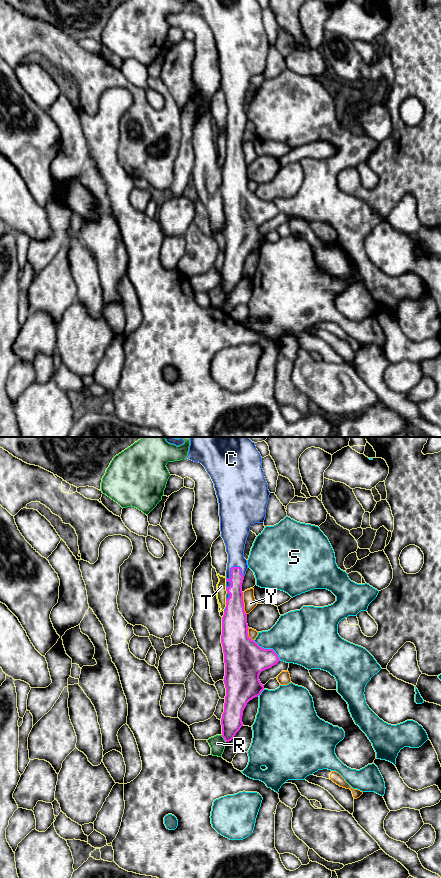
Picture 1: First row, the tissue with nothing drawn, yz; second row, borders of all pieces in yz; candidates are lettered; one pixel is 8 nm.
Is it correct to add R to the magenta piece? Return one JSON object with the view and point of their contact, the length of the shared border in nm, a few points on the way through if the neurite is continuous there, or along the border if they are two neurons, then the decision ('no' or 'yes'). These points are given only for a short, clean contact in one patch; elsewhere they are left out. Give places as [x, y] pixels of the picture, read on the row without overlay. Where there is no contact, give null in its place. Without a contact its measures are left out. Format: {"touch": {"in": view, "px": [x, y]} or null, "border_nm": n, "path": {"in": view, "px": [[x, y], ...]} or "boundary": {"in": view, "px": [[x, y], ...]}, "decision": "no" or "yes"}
{"touch": {"in": "yz", "px": [224, 291]}, "border_nm": 70, "boundary": {"in": "yz", "px": [[221, 287], [225, 294]]}, "decision": "no"}

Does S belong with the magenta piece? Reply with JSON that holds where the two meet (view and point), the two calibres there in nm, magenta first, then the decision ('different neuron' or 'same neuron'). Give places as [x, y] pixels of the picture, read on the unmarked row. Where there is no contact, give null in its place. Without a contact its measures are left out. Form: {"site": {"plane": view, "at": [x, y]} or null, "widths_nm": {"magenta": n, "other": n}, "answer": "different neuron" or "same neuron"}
{"site": {"plane": "yz", "at": [268, 201]}, "widths_nm": {"magenta": 320, "other": 400}, "answer": "different neuron"}

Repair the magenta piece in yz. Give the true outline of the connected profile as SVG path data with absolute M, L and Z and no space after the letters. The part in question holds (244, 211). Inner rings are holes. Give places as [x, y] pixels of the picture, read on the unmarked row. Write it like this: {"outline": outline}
{"outline": "M189 0L188 11L201 15L210 27L219 55L220 83L226 98L228 115L226 122L226 159L222 169L221 195L224 205L226 248L224 264L221 270L222 289L225 294L231 293L243 278L242 268L247 255L258 249L264 242L259 232L262 223L276 217L280 211L273 201L264 201L248 188L247 166L244 163L242 135L248 121L244 110L244 101L250 79L254 75L263 75L270 44L262 21L262 9L256 0Z"}

